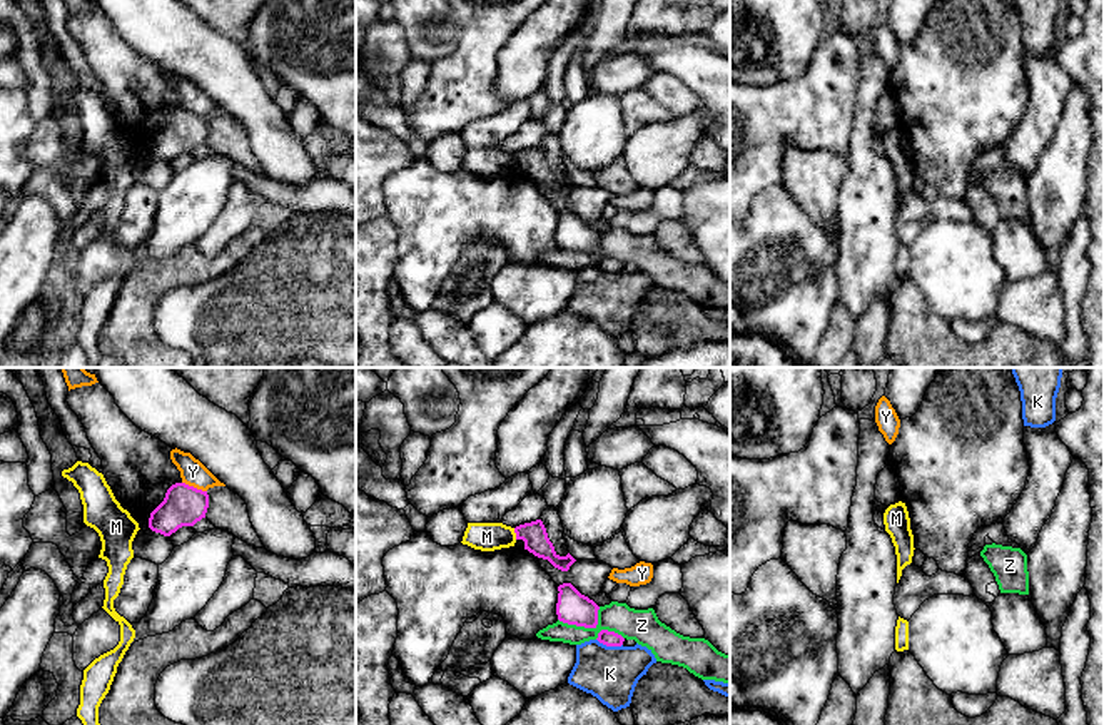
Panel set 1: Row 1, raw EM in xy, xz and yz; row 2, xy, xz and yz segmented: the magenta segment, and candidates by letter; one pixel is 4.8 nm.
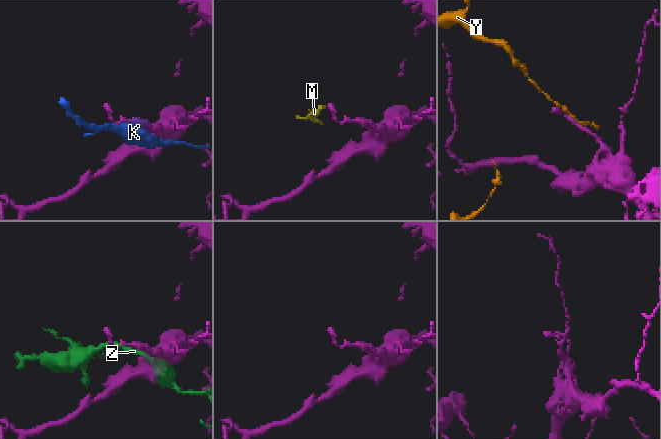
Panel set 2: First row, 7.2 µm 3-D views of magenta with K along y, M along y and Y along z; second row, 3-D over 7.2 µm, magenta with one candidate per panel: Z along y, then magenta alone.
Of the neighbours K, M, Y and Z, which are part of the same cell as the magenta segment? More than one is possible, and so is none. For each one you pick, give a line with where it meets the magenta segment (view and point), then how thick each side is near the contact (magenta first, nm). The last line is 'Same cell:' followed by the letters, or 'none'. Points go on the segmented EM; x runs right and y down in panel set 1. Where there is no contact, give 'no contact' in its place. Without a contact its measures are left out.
Same cell: none

